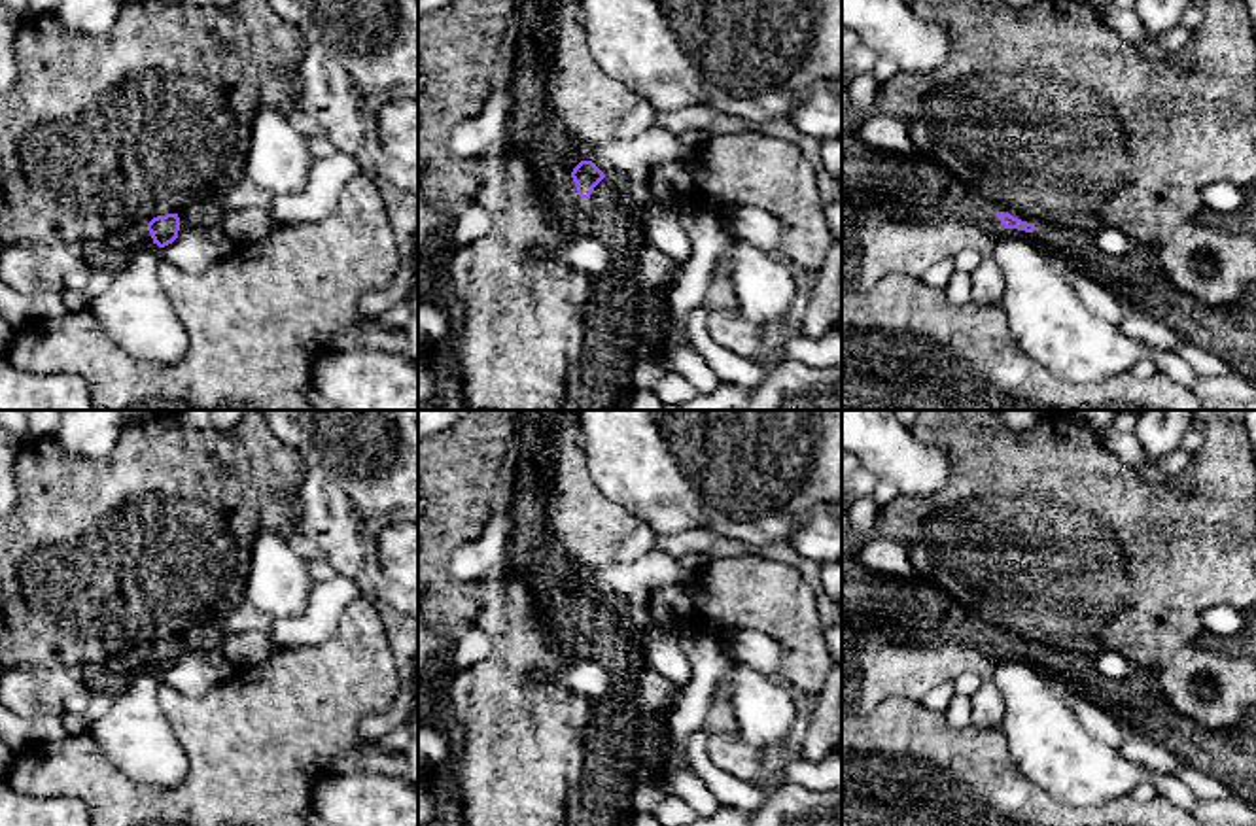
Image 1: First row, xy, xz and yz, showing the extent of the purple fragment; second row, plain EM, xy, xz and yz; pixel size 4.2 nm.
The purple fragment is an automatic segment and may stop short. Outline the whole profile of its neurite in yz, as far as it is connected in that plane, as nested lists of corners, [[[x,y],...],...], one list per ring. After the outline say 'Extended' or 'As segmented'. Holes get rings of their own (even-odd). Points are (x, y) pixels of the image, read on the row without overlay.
[[[997,635],[997,641],[1004,652],[1029,656],[1044,679],[1107,711],[1131,735],[1175,752],[1190,767],[1211,775],[1256,807],[1256,705],[1235,728],[1211,730],[1171,703],[1154,669],[1133,667],[1127,677],[1110,680],[1088,656],[1067,660],[1004,635]]]. Extended

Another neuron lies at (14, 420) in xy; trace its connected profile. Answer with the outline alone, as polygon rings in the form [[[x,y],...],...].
[[[0,410],[0,425],[15,433],[23,442],[32,439],[25,410]]]

